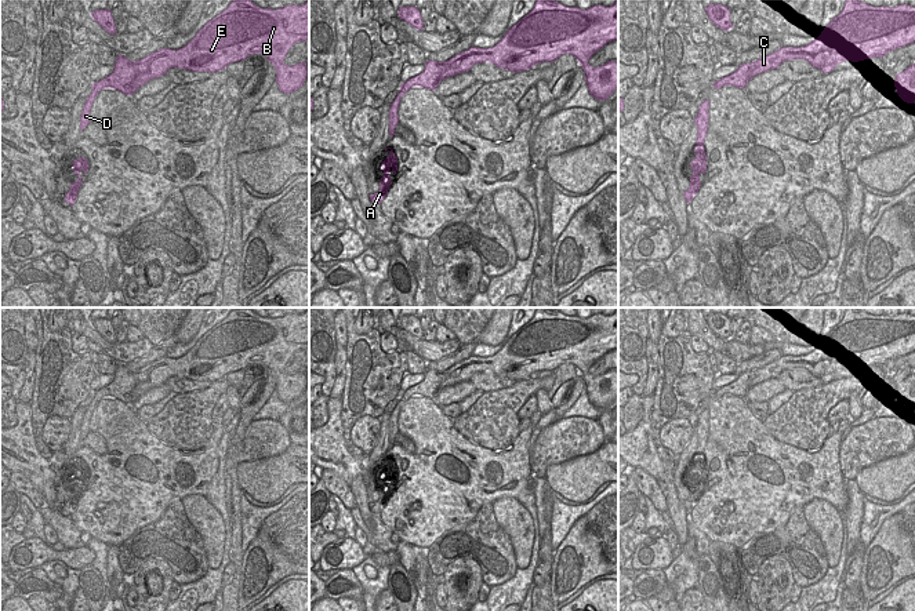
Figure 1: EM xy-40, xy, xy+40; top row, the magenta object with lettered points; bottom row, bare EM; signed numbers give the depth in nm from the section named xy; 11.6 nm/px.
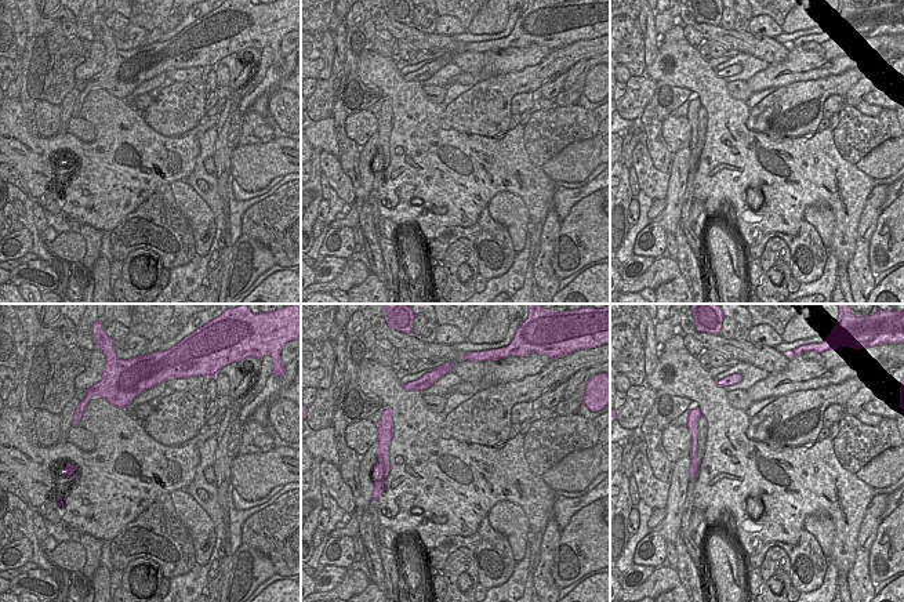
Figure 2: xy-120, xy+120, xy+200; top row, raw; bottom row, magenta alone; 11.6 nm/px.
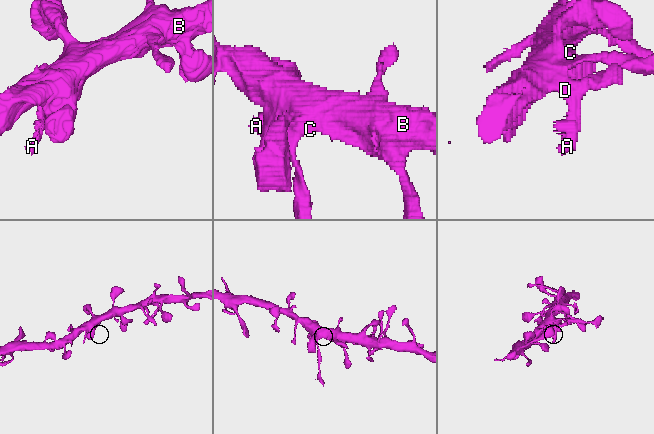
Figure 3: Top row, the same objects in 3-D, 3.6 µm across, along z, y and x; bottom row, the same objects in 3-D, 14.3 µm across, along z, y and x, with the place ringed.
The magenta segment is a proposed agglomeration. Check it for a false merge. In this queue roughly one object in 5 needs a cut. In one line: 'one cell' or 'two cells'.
one cell

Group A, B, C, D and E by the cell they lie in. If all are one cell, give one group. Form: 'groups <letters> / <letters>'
groups A B C D E

